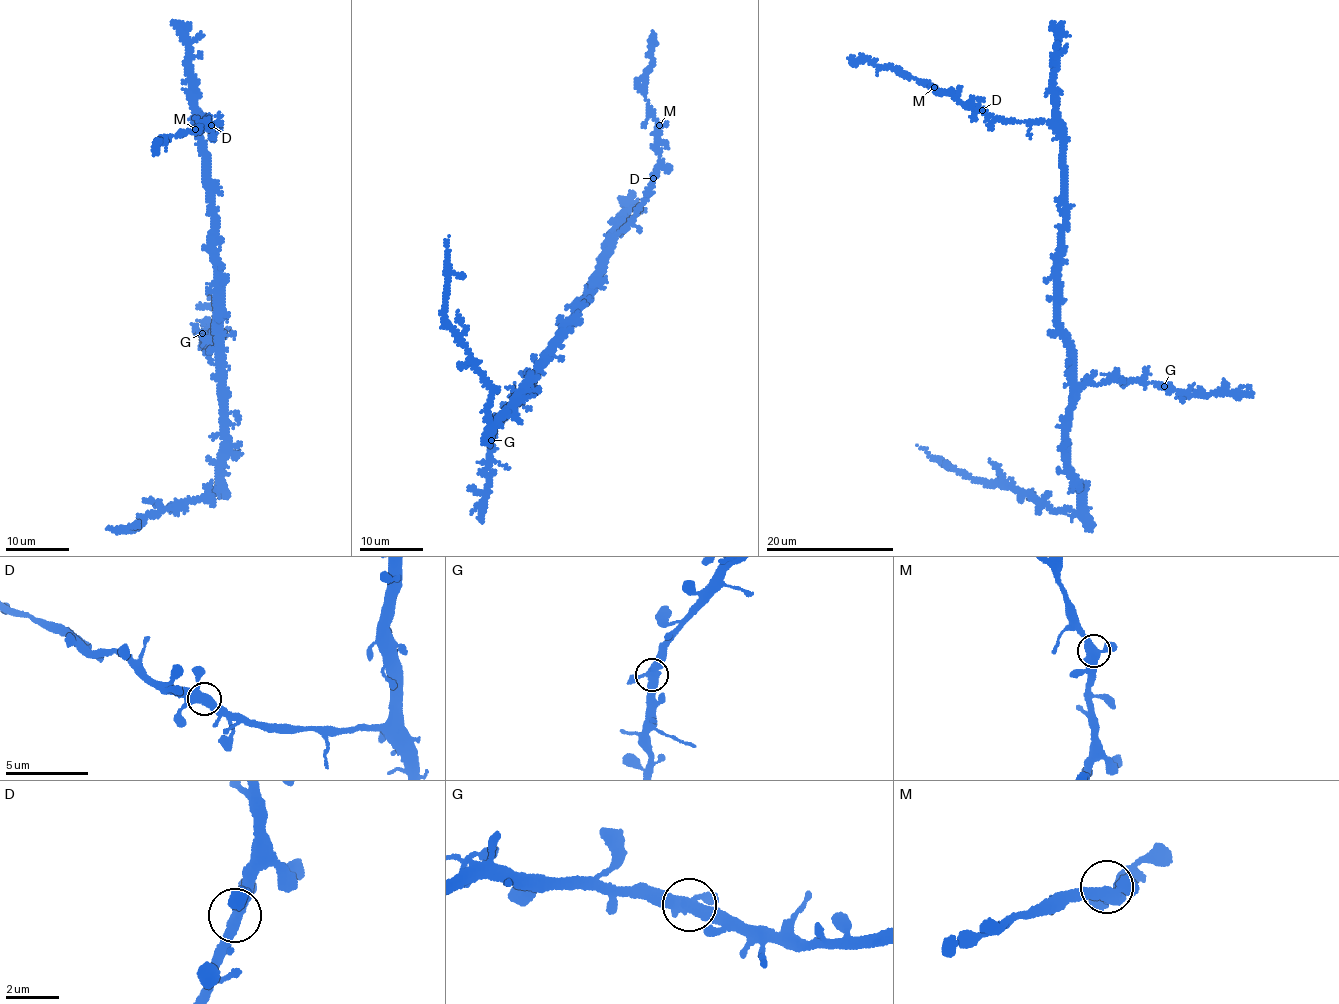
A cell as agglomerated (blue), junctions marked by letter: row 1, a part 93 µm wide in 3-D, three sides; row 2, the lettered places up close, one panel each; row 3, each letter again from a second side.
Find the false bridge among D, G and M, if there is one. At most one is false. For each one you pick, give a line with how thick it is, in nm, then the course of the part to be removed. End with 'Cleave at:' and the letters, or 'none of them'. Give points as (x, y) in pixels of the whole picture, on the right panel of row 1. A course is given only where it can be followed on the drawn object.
Cleave at: none of them

